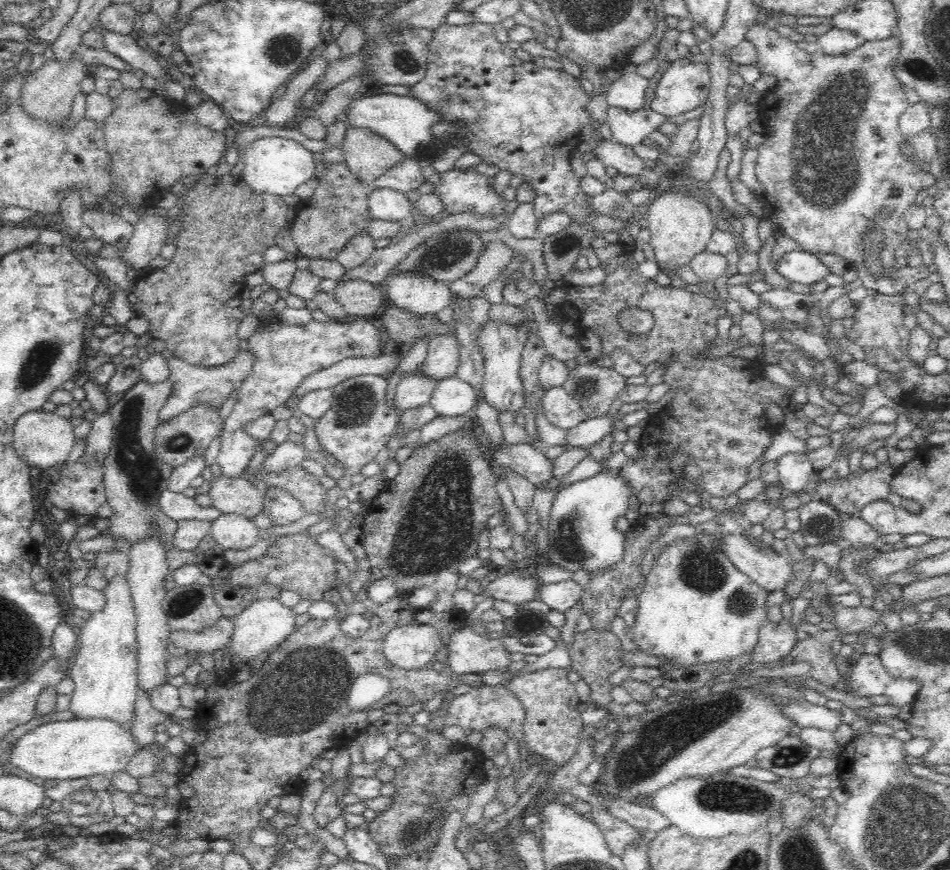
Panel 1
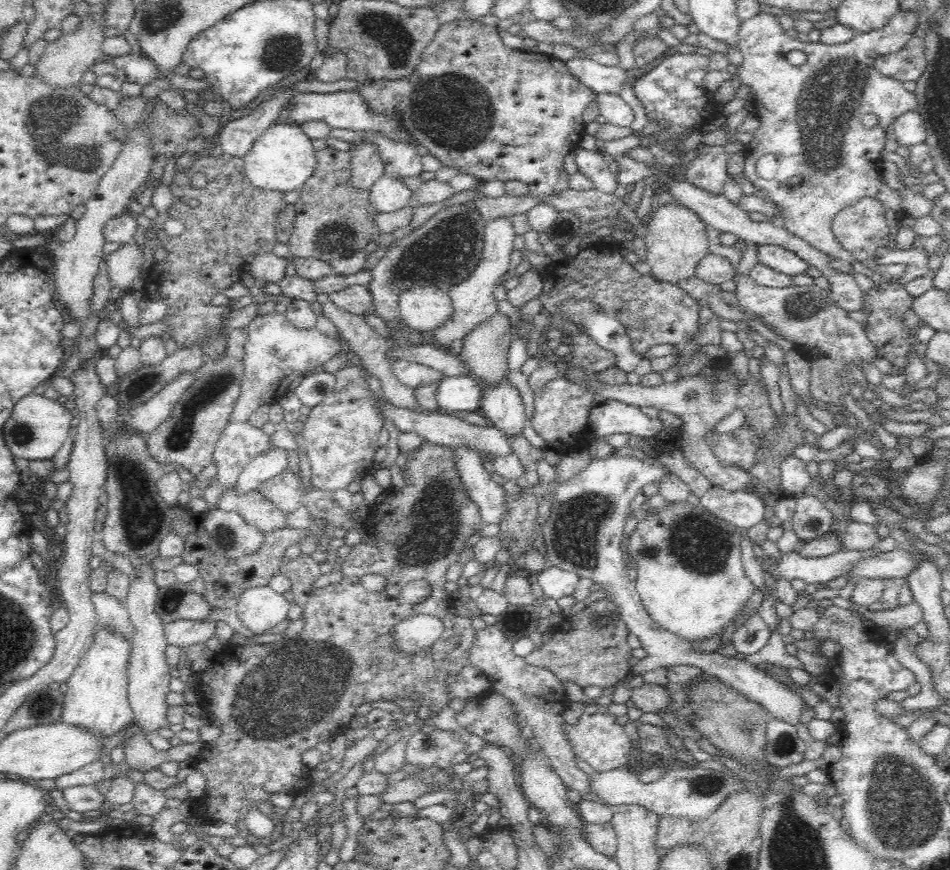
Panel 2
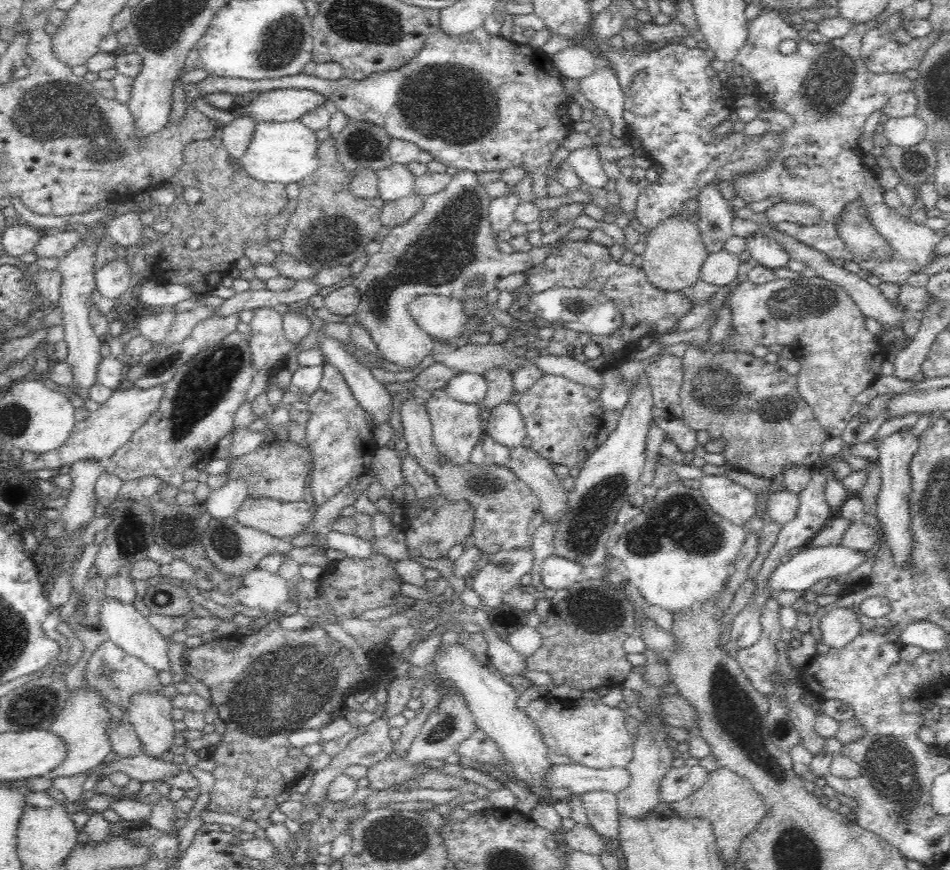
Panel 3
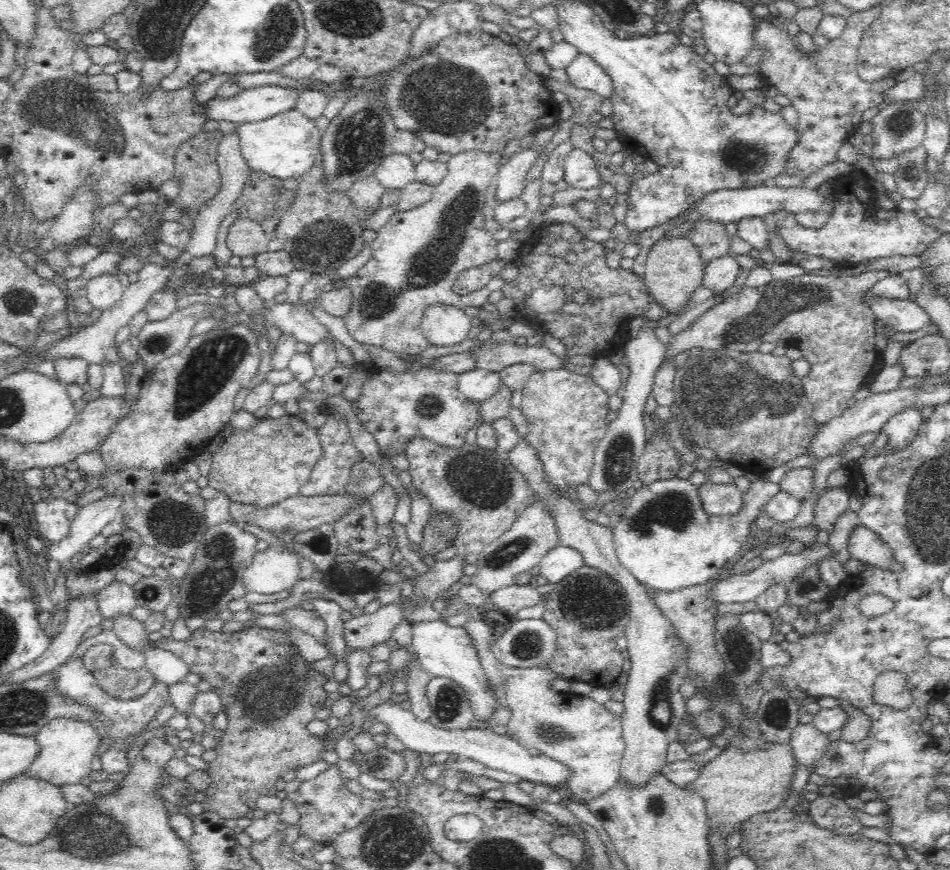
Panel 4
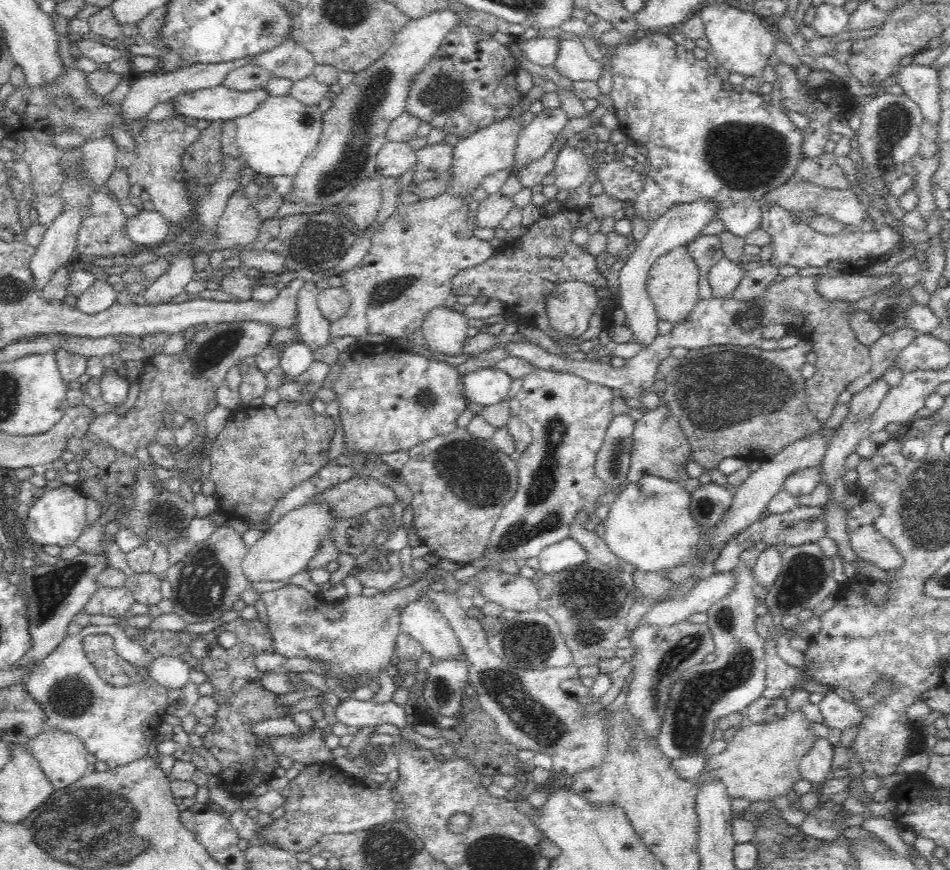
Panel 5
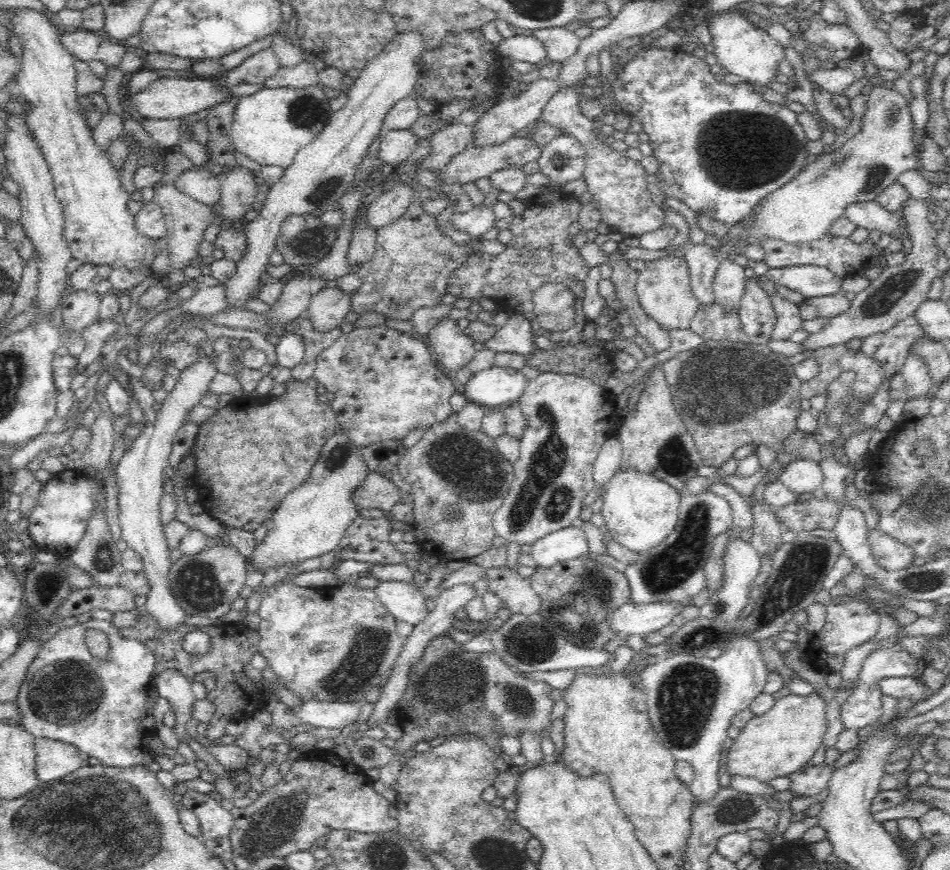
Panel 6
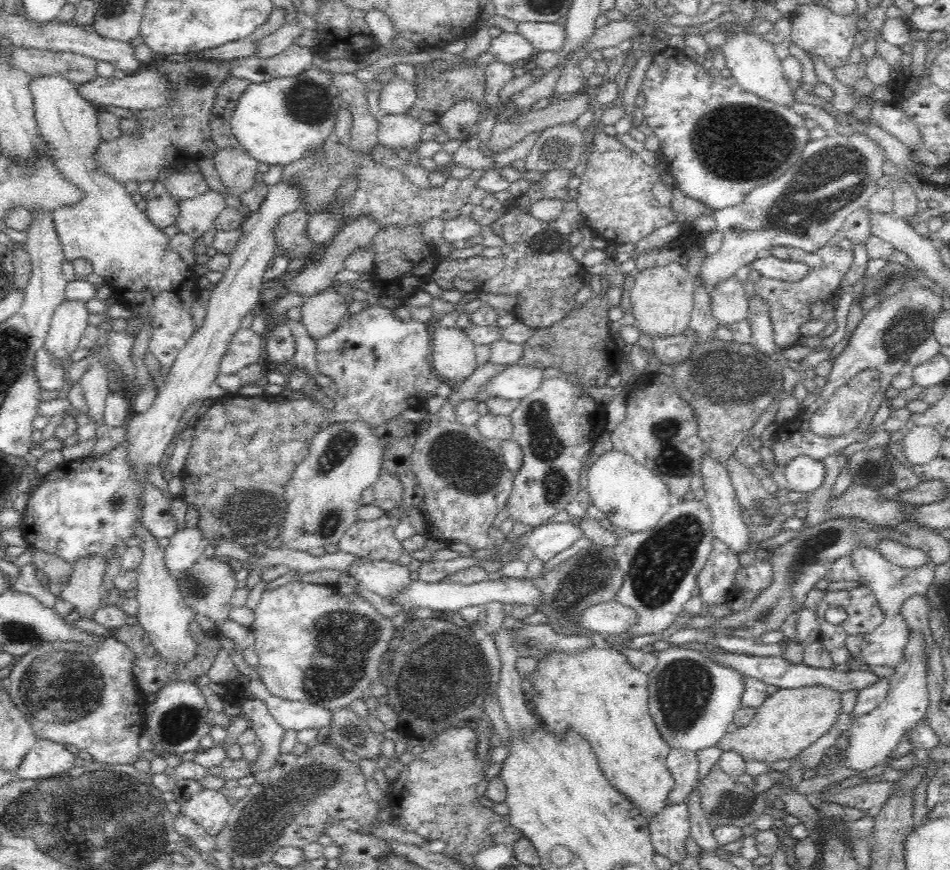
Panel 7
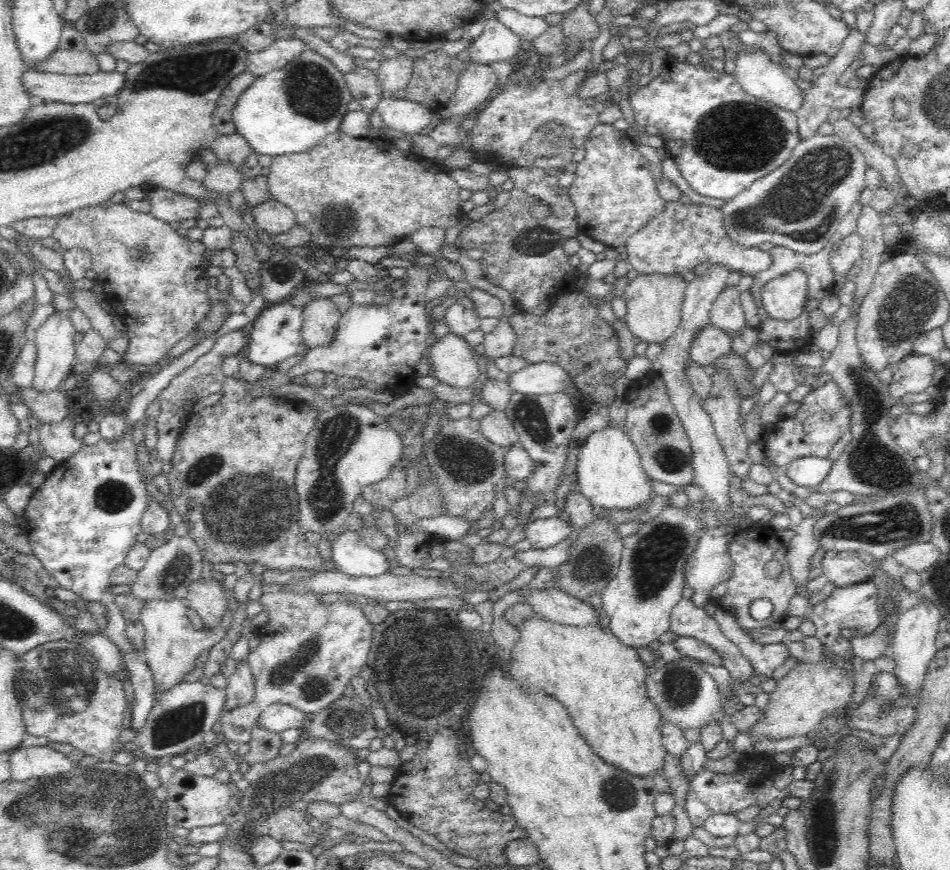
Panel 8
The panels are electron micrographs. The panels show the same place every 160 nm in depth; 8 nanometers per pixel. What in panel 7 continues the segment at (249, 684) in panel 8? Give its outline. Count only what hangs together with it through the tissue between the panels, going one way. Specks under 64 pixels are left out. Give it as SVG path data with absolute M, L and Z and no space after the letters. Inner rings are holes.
M248 700L240 704L240 708L249 718L257 738L263 744L255 763L260 770L269 771L277 765L282 739L289 733L276 722L264 702Z

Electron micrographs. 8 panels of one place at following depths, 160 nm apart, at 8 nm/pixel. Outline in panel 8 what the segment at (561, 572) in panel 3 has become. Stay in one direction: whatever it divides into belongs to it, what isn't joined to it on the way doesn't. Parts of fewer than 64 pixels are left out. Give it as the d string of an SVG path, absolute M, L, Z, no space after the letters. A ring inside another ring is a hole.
M560 517L536 519L525 528L525 538L534 550L548 550L566 540L573 527Z

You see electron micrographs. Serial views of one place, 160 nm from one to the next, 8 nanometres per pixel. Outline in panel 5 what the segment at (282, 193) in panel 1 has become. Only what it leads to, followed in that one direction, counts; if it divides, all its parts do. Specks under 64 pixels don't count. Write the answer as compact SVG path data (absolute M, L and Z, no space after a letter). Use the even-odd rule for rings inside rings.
M272 96L250 116L234 120L237 126L236 145L241 160L255 174L295 176L301 164L312 154L323 132L323 114L316 106L307 108L288 96Z

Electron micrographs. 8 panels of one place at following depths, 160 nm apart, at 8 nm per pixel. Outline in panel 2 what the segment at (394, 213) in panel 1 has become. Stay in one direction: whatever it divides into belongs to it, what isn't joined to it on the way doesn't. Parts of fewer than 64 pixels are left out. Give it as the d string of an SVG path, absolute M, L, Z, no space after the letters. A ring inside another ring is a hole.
M382 175L372 188L369 188L369 202L376 214L394 214L409 207L412 196L401 180Z

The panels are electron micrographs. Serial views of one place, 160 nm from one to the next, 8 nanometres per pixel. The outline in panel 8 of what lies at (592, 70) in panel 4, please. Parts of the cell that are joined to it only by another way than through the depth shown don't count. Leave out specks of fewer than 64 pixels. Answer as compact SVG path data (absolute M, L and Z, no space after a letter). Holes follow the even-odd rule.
M504 7L498 12L497 20L515 32L529 50L533 42L550 26L543 18L527 17Z

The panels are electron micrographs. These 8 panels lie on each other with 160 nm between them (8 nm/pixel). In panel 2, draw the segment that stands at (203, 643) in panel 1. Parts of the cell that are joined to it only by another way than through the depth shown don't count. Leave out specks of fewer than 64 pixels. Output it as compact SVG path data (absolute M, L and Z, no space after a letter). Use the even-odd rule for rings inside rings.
M176 620L164 623L168 644L186 649L193 644L205 643L216 637L217 622Z

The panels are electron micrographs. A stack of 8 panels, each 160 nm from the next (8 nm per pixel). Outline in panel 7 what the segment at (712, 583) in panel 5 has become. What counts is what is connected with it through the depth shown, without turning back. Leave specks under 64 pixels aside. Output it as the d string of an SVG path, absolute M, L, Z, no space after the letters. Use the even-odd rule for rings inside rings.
M617 601L590 606L584 610L580 625L598 633L600 636L615 636L630 632L630 628L638 626L638 613Z

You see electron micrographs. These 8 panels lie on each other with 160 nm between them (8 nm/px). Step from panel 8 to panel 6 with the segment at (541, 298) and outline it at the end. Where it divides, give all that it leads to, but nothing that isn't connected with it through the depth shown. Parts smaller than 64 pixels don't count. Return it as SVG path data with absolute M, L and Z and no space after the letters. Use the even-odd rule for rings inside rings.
M559 190L557 193L538 194L528 201L528 208L522 216L516 216L510 231L513 237L506 249L497 255L478 251L457 271L452 273L447 284L450 294L460 298L492 298L498 307L520 313L528 319L533 333L550 339L560 347L577 345L582 342L584 326L589 322L583 311L585 282L590 266L580 256L569 234L569 227L579 220L580 201L571 194ZM562 282L575 294L577 323L564 332L550 332L540 326L533 311L533 292L546 283Z

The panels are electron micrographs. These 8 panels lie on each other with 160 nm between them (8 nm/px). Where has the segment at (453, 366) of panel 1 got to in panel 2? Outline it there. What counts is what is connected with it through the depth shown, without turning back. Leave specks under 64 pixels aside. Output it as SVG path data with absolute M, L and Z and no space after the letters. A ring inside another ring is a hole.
M500 218L496 222L485 224L480 260L476 264L474 272L466 280L452 285L452 288L447 290L452 301L452 314L436 329L428 333L430 335L429 344L432 344L440 351L446 351L448 354L448 351L451 352L454 342L464 339L482 320L488 319L488 316L492 316L498 311L493 290L496 288L500 277L509 272L510 254L513 251L512 241L516 235L512 222L508 218Z

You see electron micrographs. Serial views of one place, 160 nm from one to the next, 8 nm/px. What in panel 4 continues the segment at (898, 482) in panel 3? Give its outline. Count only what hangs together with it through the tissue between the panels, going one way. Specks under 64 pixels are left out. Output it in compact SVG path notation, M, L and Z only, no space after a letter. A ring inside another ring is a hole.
M908 409L893 416L883 428L892 453L908 448L917 437L924 419L920 409Z

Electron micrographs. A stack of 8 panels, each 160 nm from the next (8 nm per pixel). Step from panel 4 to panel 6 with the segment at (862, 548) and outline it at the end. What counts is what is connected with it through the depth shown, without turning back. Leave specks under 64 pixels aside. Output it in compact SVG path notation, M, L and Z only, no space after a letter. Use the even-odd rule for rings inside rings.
M878 527L867 532L867 541L874 562L887 572L904 570L910 567L915 559L912 549Z

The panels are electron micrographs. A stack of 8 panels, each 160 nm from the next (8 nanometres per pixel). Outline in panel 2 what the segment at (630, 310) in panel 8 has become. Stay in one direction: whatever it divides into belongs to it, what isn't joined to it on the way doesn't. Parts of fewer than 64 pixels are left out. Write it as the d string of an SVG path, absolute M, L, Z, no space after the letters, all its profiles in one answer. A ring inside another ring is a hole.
M682 204L655 205L646 219L646 226L645 262L650 265L652 276L671 283L692 277L698 262L708 254L707 226L702 219Z

